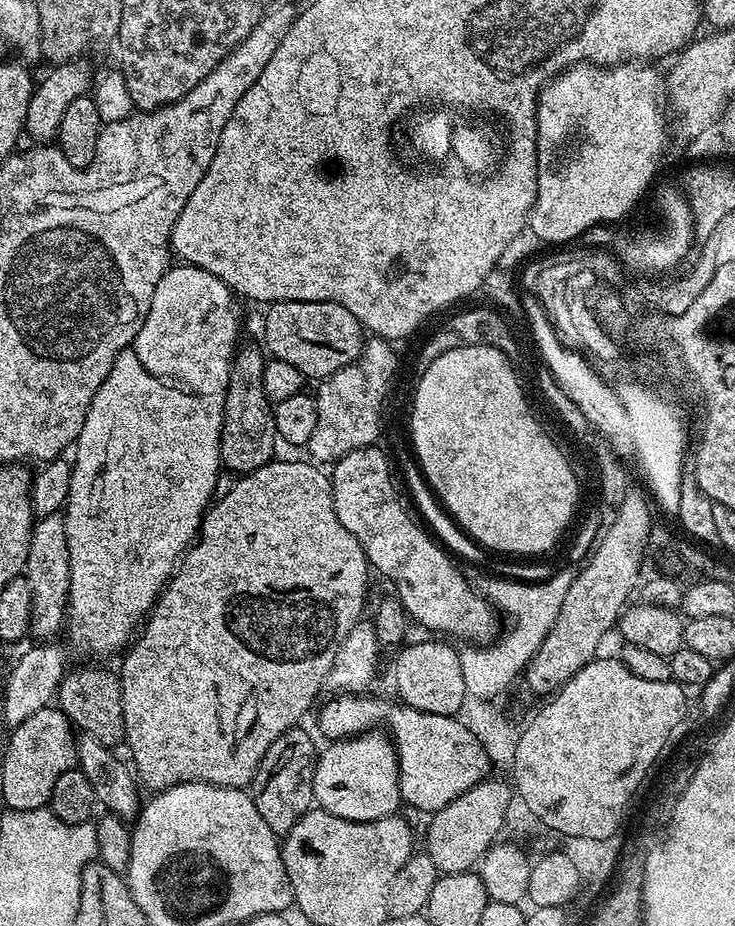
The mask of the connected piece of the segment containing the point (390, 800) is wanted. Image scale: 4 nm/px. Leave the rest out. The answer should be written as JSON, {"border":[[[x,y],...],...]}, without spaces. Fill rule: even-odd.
{"border":[[[383,731],[333,740],[327,747],[319,753],[315,766],[314,800],[319,807],[343,820],[386,818],[401,807],[396,746]]]}

